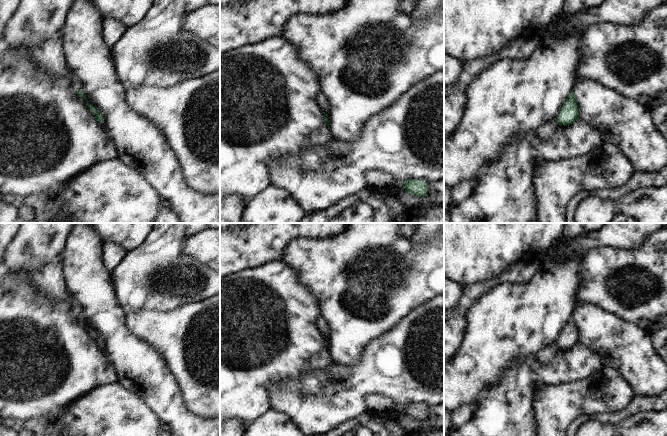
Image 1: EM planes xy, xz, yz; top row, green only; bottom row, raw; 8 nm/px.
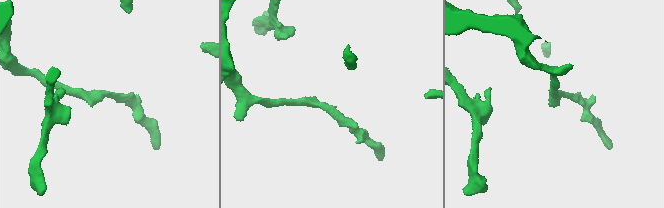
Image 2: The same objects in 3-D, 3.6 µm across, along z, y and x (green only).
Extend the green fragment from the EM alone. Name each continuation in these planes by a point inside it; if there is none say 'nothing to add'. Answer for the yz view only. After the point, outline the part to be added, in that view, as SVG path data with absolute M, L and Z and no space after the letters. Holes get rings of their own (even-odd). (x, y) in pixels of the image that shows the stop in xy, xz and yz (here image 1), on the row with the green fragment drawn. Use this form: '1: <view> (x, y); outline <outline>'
1: yz (546, 131); outline M557 121L545 123L538 129L536 135L541 141L547 141L555 135L558 126Z

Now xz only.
1: xz (322, 102); outline M319 93L316 97L316 102L317 102L317 105L318 107L320 108L320 110L323 112L323 113L328 113L329 109L328 109L328 100L327 98Z

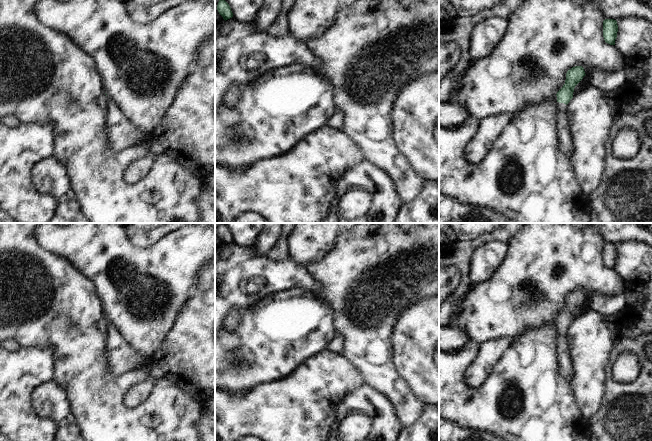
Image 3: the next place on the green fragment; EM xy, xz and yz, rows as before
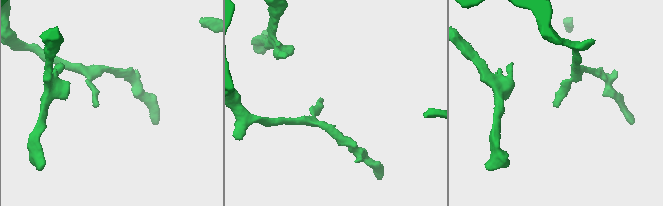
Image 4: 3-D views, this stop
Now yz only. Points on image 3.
1: yz (565, 142); outline M557 102L557 138L558 146L570 160L574 147L568 122L567 105Z

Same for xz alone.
nothing to add

